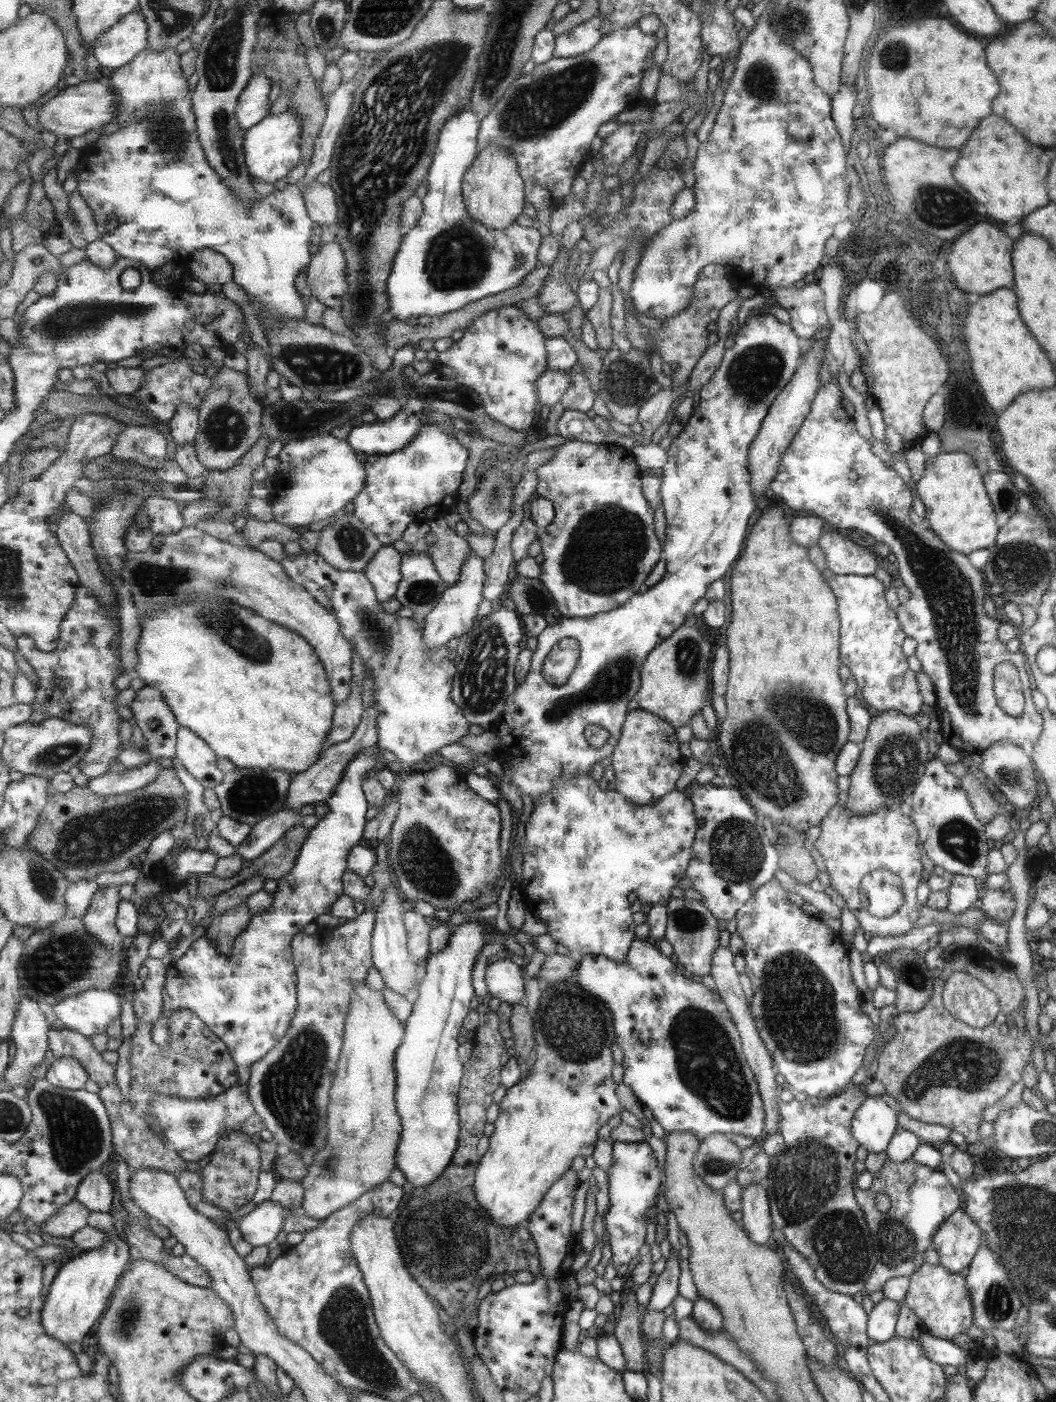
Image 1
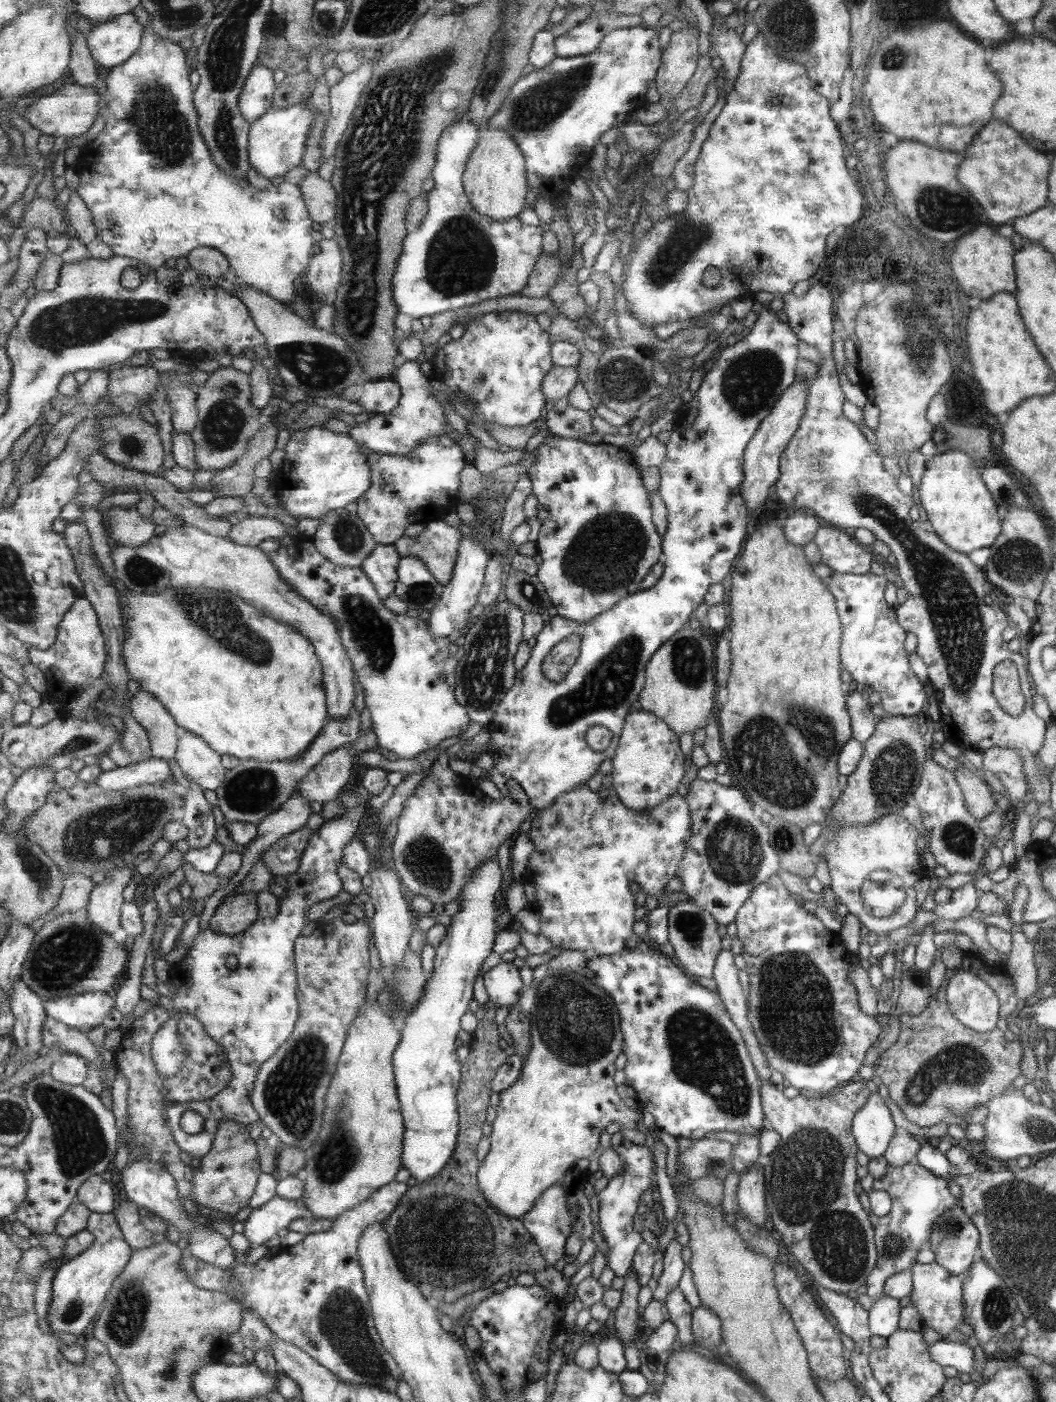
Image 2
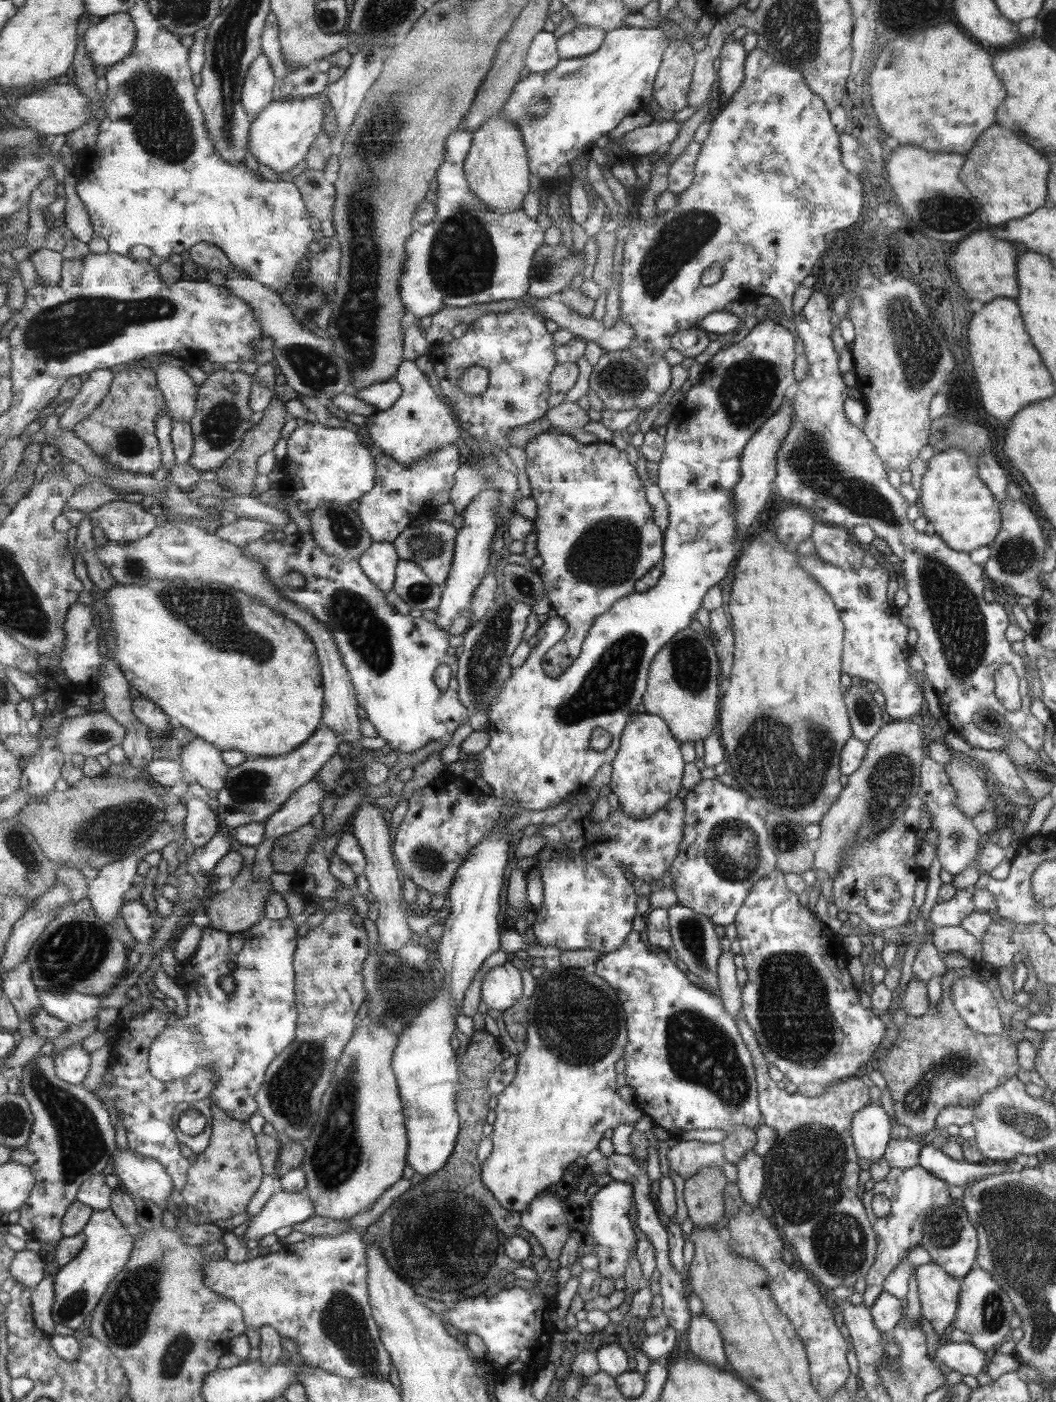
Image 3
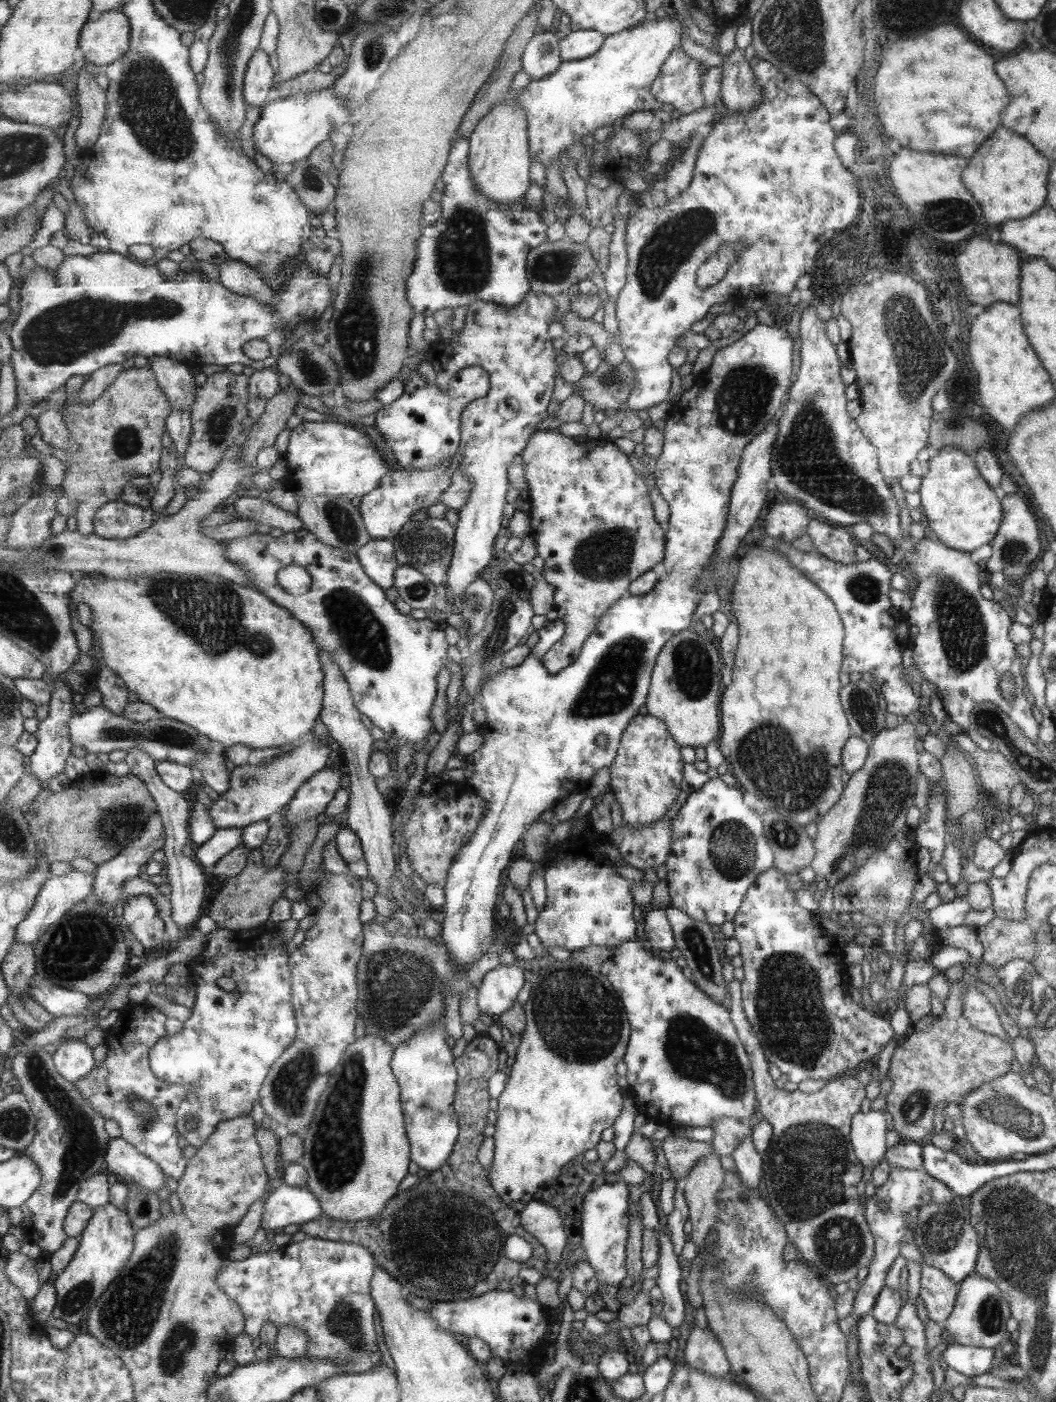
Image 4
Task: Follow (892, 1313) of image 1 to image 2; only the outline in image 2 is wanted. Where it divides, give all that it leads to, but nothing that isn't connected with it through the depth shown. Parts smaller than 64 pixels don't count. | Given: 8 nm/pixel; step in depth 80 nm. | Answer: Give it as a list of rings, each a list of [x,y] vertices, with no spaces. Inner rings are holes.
[[[882,1296],[872,1302],[870,1312],[870,1329],[875,1336],[887,1338],[898,1329],[898,1312],[902,1301]]]

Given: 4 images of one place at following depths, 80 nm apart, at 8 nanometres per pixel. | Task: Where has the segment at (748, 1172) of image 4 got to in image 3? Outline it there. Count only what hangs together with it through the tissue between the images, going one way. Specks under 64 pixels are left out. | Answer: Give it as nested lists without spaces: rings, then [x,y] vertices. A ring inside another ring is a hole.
[[[753,1149],[748,1150],[736,1164],[737,1179],[735,1183],[738,1185],[743,1203],[751,1209],[763,1204],[761,1196],[765,1176],[763,1165],[762,1157],[757,1156]]]

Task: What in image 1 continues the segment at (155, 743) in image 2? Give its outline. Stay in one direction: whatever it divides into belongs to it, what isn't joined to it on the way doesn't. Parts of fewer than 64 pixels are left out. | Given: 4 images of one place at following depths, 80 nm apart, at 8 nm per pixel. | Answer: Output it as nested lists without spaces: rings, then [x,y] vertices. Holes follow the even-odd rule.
[[[143,686],[137,690],[136,698],[129,707],[146,738],[151,759],[173,758],[181,726],[161,690]]]

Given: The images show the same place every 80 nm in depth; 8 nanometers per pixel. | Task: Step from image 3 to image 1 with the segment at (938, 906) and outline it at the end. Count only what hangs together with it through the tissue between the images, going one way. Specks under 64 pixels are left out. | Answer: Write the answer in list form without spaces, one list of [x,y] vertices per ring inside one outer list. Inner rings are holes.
[[[952,875],[946,893],[948,898],[946,910],[953,914],[976,908],[980,900],[977,882],[973,877]]]

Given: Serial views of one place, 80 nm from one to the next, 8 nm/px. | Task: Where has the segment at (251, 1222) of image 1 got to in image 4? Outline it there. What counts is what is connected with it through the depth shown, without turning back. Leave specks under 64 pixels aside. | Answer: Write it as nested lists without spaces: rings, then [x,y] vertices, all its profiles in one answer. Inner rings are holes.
[[[284,1183],[267,1195],[262,1218],[264,1231],[279,1230],[291,1224],[305,1224],[324,1214],[319,1198],[310,1188]]]

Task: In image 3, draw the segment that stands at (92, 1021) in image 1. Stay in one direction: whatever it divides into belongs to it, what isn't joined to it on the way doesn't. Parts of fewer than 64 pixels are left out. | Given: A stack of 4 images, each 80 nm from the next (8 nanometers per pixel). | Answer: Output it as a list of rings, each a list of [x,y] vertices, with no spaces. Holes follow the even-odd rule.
[[[39,991],[42,1008],[51,1016],[69,1024],[81,1024],[99,1016],[104,1006],[102,996],[71,992],[67,994]]]

